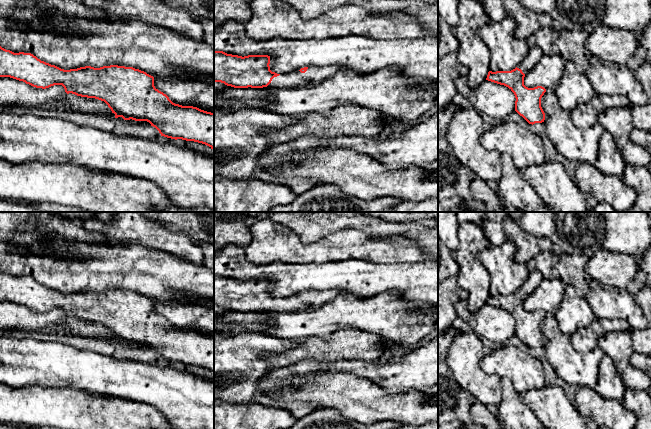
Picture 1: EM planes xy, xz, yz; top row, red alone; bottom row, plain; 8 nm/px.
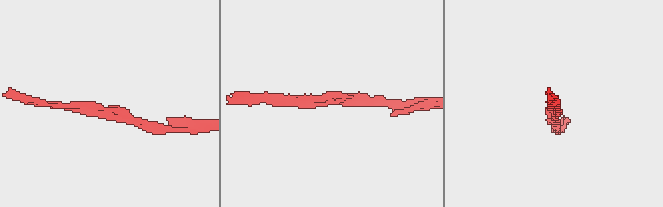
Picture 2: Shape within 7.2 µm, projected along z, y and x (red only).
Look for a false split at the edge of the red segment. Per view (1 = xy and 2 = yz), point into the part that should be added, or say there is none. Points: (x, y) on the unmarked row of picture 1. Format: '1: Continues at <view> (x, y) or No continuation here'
1: No continuation here
2: Continues at yz (535, 277)

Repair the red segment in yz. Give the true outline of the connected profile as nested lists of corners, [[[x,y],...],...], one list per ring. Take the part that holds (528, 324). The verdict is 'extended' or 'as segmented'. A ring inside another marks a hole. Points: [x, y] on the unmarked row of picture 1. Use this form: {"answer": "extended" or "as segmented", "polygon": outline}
{"answer": "extended", "polygon": [[[530,265],[529,276],[522,286],[511,295],[489,295],[486,304],[508,311],[515,319],[515,335],[529,348],[542,347],[545,337],[541,322],[546,316],[542,310],[528,312],[524,309],[525,298],[544,279],[541,272]]]}

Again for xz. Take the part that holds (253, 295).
{"answer": "extended", "polygon": [[[214,275],[214,306],[234,312],[263,312],[314,310],[340,293],[339,290],[304,291],[284,299],[270,294],[270,280],[238,280],[223,275]]]}

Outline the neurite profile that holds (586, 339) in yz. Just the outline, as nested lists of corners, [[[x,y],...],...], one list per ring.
[[[622,319],[598,320],[571,335],[571,342],[576,351],[587,353],[598,347],[599,338],[608,332],[630,330],[629,324]]]

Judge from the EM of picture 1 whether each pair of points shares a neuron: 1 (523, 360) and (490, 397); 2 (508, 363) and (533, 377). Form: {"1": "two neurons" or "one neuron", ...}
{"1": "two neurons", "2": "one neuron"}

